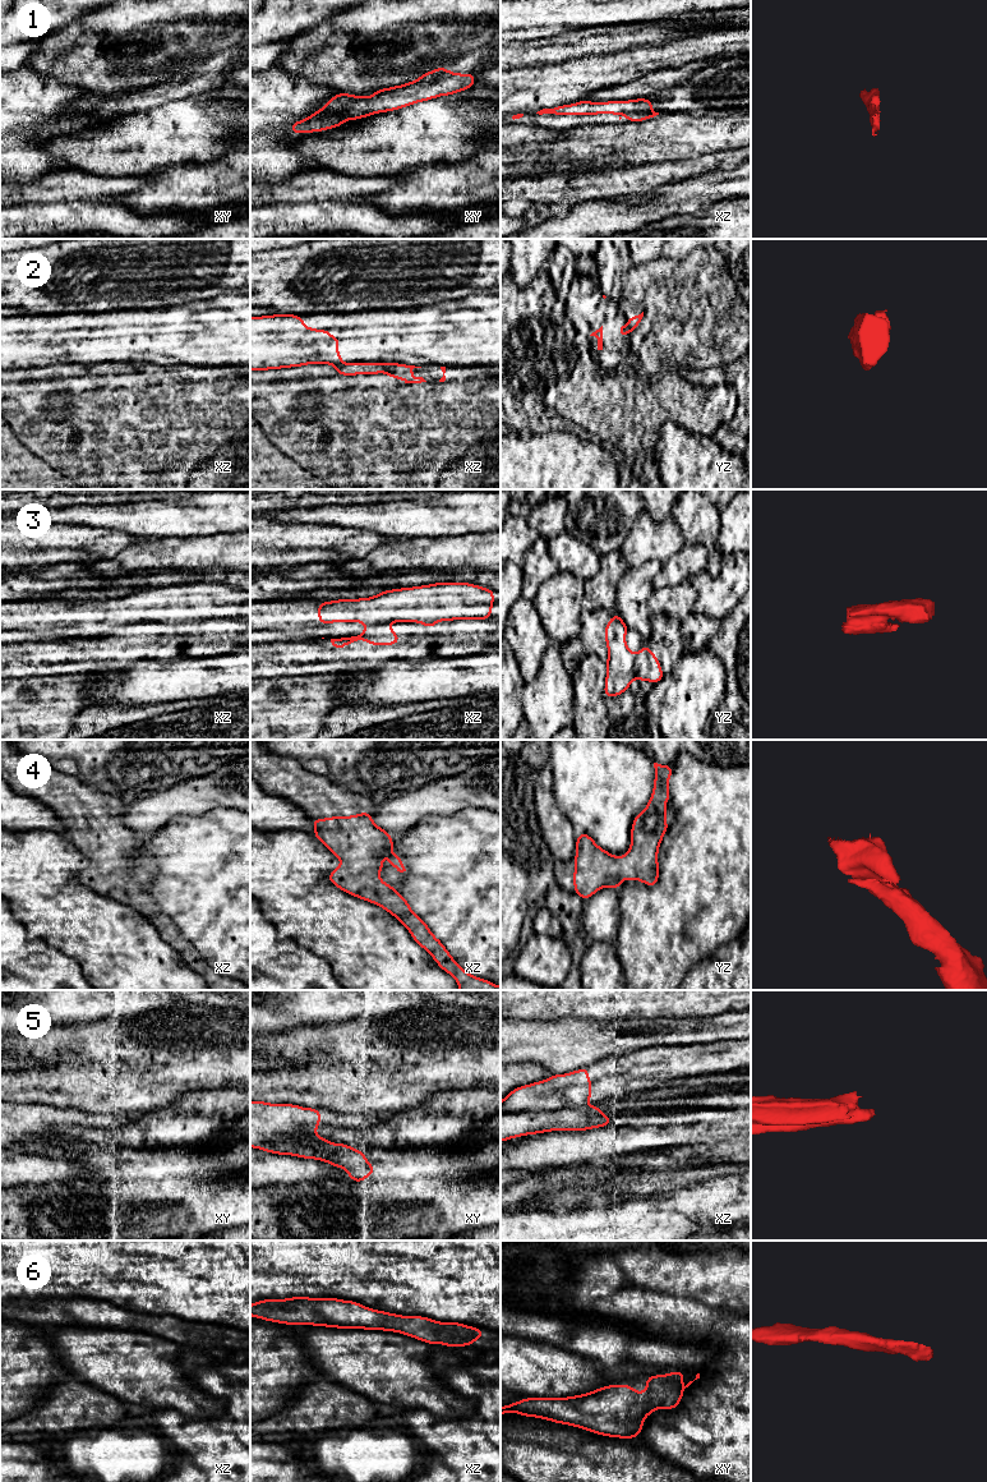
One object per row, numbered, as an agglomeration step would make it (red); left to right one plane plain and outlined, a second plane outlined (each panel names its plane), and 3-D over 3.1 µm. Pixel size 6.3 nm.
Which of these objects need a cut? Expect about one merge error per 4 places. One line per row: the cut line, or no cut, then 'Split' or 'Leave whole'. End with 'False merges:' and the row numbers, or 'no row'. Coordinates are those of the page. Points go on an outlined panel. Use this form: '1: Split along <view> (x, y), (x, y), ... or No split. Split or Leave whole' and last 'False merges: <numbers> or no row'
1: No split. Leave whole
2: Split along xz (342, 364), (336, 367). Split
3: Split along yz (636, 656), (633, 677). Split
4: No split. Leave whole
5: Split along xz (581, 1107), (561, 1110), (504, 1113). Split
6: No split. Leave whole
False merges: 2, 3, 5

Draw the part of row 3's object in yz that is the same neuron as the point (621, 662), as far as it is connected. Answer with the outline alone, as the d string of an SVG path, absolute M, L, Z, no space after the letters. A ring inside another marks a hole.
M617 613L613 615L604 630L608 646L605 698L622 695L629 689L631 681L636 676L636 655L626 644L628 630L622 617Z

